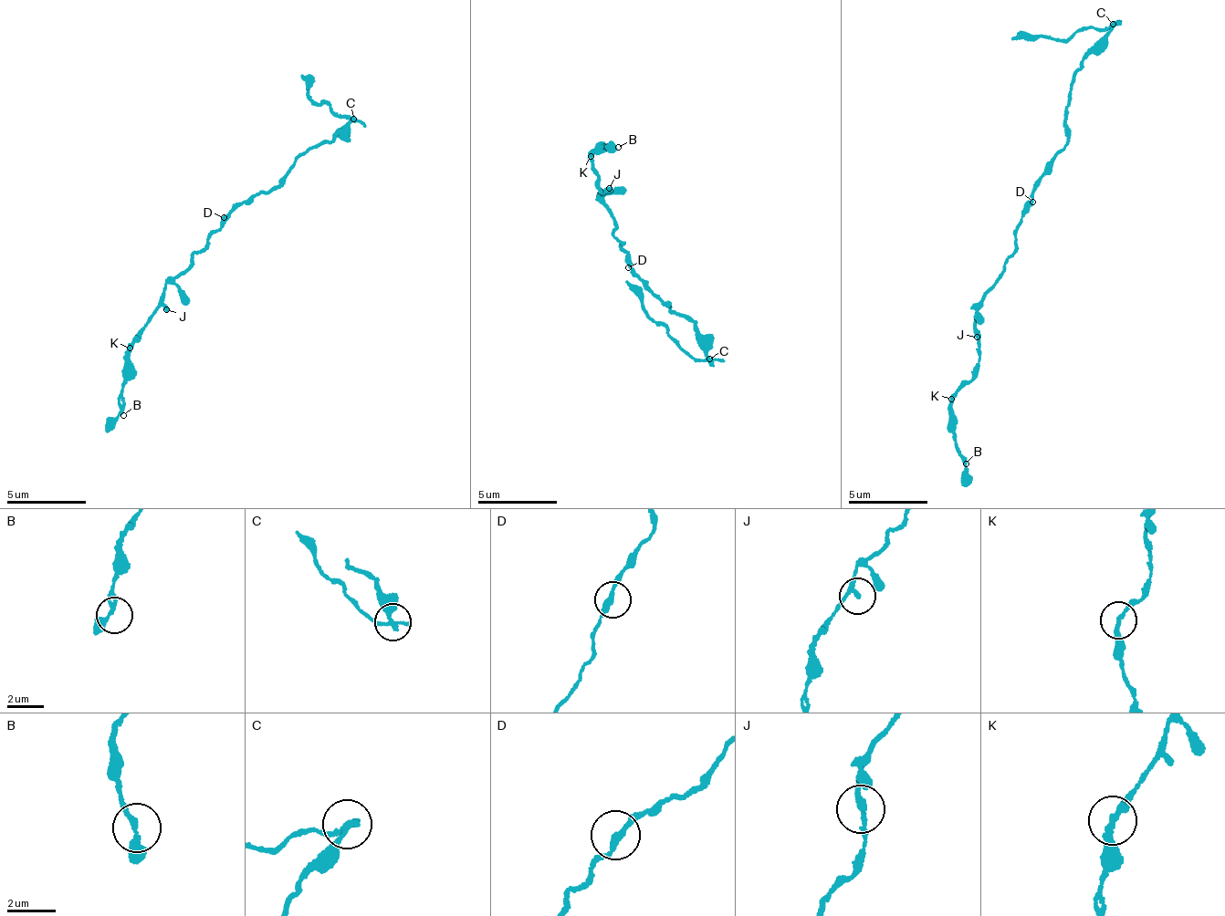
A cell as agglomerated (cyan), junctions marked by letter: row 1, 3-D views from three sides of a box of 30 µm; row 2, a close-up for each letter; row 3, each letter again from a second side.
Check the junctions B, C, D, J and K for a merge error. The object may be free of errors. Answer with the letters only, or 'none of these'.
C

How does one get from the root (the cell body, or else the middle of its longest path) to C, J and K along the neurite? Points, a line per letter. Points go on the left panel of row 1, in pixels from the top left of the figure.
C: (229, 216), (246, 202), (264, 194), (303, 153), (318, 149), (353, 119)
J: (229, 216), (229, 220), (193, 255), (193, 265), (166, 287), (162, 294), (162, 305), (166, 309)
K: (229, 216), (193, 255), (193, 265), (166, 287), (162, 305), (152, 314), (152, 321), (141, 338), (130, 348)

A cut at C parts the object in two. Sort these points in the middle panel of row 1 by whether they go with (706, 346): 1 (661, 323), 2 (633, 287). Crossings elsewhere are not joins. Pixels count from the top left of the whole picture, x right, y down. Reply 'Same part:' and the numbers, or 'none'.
Same part: none

